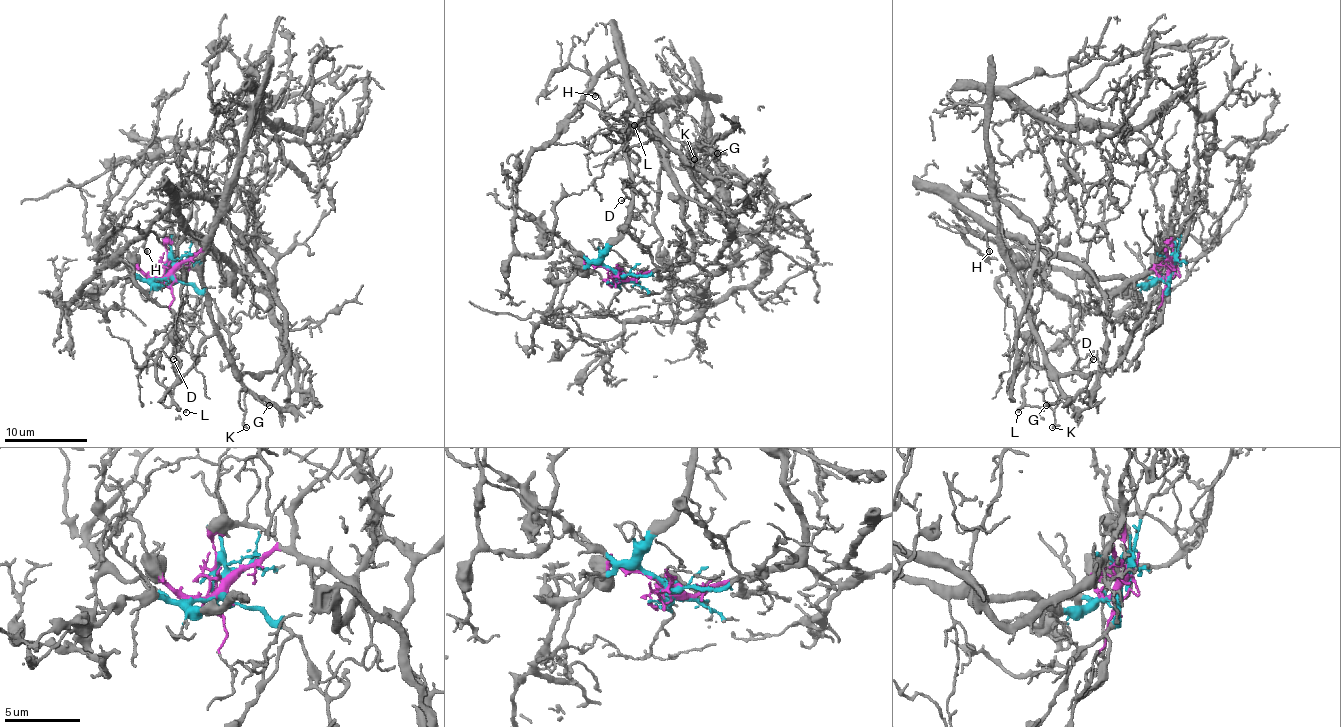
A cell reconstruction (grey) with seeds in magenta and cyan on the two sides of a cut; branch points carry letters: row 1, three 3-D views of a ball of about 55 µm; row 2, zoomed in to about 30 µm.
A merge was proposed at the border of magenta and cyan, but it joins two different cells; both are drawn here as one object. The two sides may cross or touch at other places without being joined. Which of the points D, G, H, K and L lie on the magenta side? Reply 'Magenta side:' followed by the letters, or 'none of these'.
Magenta side: L

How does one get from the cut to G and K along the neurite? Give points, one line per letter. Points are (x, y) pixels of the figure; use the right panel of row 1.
G: (1168, 273), (1156, 281), (1143, 283), (1033, 264), (1022, 264), (1014, 273), (1047, 375), (1062, 394), (1045, 404)
K: (1168, 273), (1143, 283), (1033, 264), (1022, 264), (1014, 273), (1031, 331), (1060, 392), (1052, 427)

